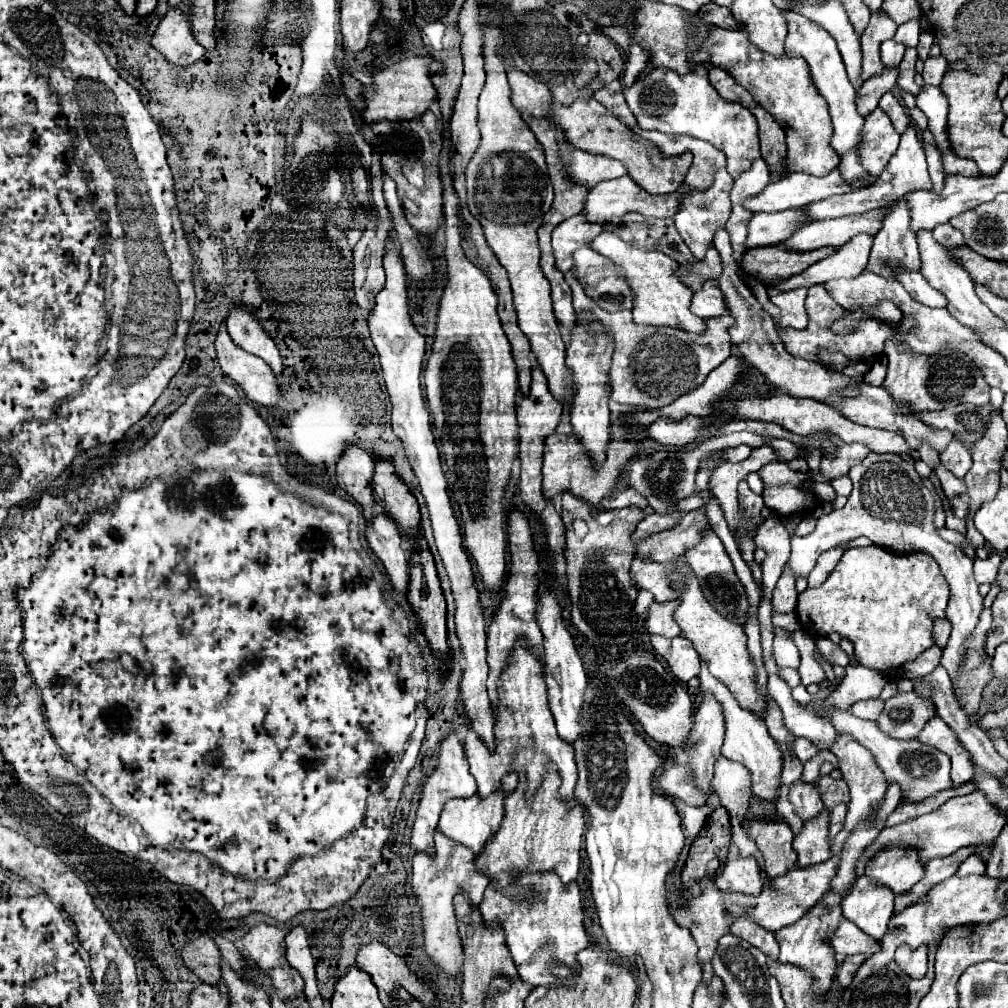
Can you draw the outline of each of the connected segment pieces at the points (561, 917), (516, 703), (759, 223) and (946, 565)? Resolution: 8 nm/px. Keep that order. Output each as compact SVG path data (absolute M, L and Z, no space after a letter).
M541 872L541 874L531 874L531 876L521 874L507 888L495 888L495 884L489 884L485 888L479 910L485 920L495 920L495 918L501 920L501 928L505 932L505 940L507 940L507 946L515 960L517 972L523 982L529 982L533 986L557 982L555 976L543 974L547 968L551 968L553 958L557 958L561 964L565 964L569 968L579 968L577 952L581 952L589 946L589 938L587 938L585 926L583 926L583 904L581 904L579 886L577 886L577 882L563 884L555 872Z
M523 640L515 642L509 654L507 666L503 668L497 680L497 692L499 692L499 700L497 700L497 720L495 720L495 750L489 752L489 748L485 748L481 738L471 728L465 736L465 758L469 762L471 774L477 780L479 796L489 796L491 792L495 792L501 786L501 776L505 776L511 770L515 770L517 774L527 772L529 794L533 794L547 772L545 766L549 760L557 764L559 774L563 778L559 788L561 798L565 800L573 798L573 788L577 782L573 746L569 746L569 742L557 736L555 720L547 706L547 686L543 680L543 664Z
M789 208L773 214L755 214L749 224L747 248L781 244L809 222L811 218L805 214L805 208Z
M955 548L953 556L935 556L935 560L937 560L939 568L941 568L941 574L945 576L947 584L949 584L949 590L951 590L949 604L947 604L947 620L953 624L949 642L943 648L943 654L941 654L941 666L949 672L951 680L957 680L957 668L963 664L963 656L965 656L963 642L973 632L973 628L977 626L979 614L983 610L983 598L979 596L977 582L973 578L973 560L967 558L965 552L961 552L961 548Z

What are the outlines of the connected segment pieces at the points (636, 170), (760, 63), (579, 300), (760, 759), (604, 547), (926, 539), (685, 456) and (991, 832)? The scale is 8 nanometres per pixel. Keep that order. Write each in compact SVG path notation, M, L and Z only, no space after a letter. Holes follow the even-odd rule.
M577 98L577 102L573 102L571 106L555 106L553 114L551 114L551 122L557 124L565 132L567 140L575 148L581 148L581 150L591 152L591 154L605 154L609 158L621 160L625 164L629 176L649 194L659 196L659 194L675 192L683 184L685 174L687 174L691 160L693 160L691 152L671 156L671 158L663 156L655 144L633 134L611 112L607 112L607 108L603 108L595 98L591 98L591 100Z
M710 26L709 35L701 46L688 55L689 68L697 63L715 64L727 68L739 86L751 92L785 130L787 136L787 170L807 172L813 176L825 176L839 164L839 154L831 148L831 122L827 114L827 102L813 84L809 66L801 58L773 58L753 46L743 30L723 30Z
M573 270L565 272L565 280L573 290L575 312L593 312L615 338L615 352L611 360L609 384L611 400L631 406L661 408L677 400L677 396L691 392L701 386L709 372L717 368L731 356L733 342L729 338L729 328L733 326L731 316L717 316L707 320L705 334L691 334L669 326L637 326L631 320L631 312L605 312L601 310L583 290L583 284L575 278Z
M701 664L701 690L705 692L713 692L717 694L717 700L721 700L723 704L723 712L725 712L725 742L723 742L723 750L721 754L727 760L733 760L741 766L745 766L751 772L751 780L753 780L753 794L763 798L763 800L777 800L779 794L779 784L781 784L781 770L783 770L783 756L781 750L777 746L777 742L769 736L765 722L759 720L753 712L745 710L739 706L739 702L731 696L731 692L725 688L725 684L721 684L709 670L707 664Z
M571 492L563 494L563 524L565 524L565 560L567 560L567 586L569 586L569 596L571 596L571 616L573 624L577 626L579 632L583 632L587 638L601 642L601 644L615 644L621 646L631 638L633 632L633 608L635 608L635 596L637 596L637 586L631 578L631 560L637 554L637 546L631 540L633 530L637 528L639 520L647 514L647 508L641 510L637 506L621 508L621 510L599 510L581 498L573 496ZM576 519L583 520L588 527L588 532L583 539L580 539L573 528Z
M869 454L861 464L853 466L849 472L853 482L853 492L841 510L833 510L827 516L817 520L817 528L809 536L793 536L791 538L791 558L789 568L795 576L807 576L819 554L841 544L853 540L857 536L871 538L877 546L891 548L899 542L905 544L947 544L937 536L933 526L933 496L923 486L919 474L913 464L905 462L897 454Z
M715 438L709 442L699 444L695 450L679 450L679 448L671 448L665 452L655 452L647 458L633 458L627 466L629 472L629 484L631 488L635 488L637 492L641 492L649 506L655 512L661 514L671 514L673 512L673 504L685 496L689 496L695 490L695 472L699 462L711 454L715 450Z
M973 792L967 796L957 796L947 800L941 808L937 808L931 814L913 818L909 822L903 822L899 826L893 828L883 828L879 838L875 840L873 846L869 846L859 864L857 864L857 876L863 874L865 864L869 858L875 856L875 852L879 852L881 848L885 848L889 842L905 842L905 844L917 844L917 852L919 858L923 862L939 858L939 856L951 856L953 852L957 852L963 846L973 846L973 844L991 844L995 842L995 838L999 836L1003 824L1005 824L1005 812L1001 812L995 804L991 804L985 796L985 792Z

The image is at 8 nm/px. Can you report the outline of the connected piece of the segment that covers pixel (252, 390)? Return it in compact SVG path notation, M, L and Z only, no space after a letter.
M221 324L217 332L215 348L223 374L229 376L233 382L237 382L251 402L263 406L275 406L279 402L281 394L273 370L261 358L251 356L249 352L237 348L225 324Z

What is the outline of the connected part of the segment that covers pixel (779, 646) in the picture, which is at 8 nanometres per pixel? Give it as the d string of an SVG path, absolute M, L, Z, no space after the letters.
M775 628L775 640L773 640L773 656L775 656L775 662L783 668L783 666L789 666L789 668L799 668L799 650L797 646L793 644L793 638L789 634L789 630L783 630L783 628Z

